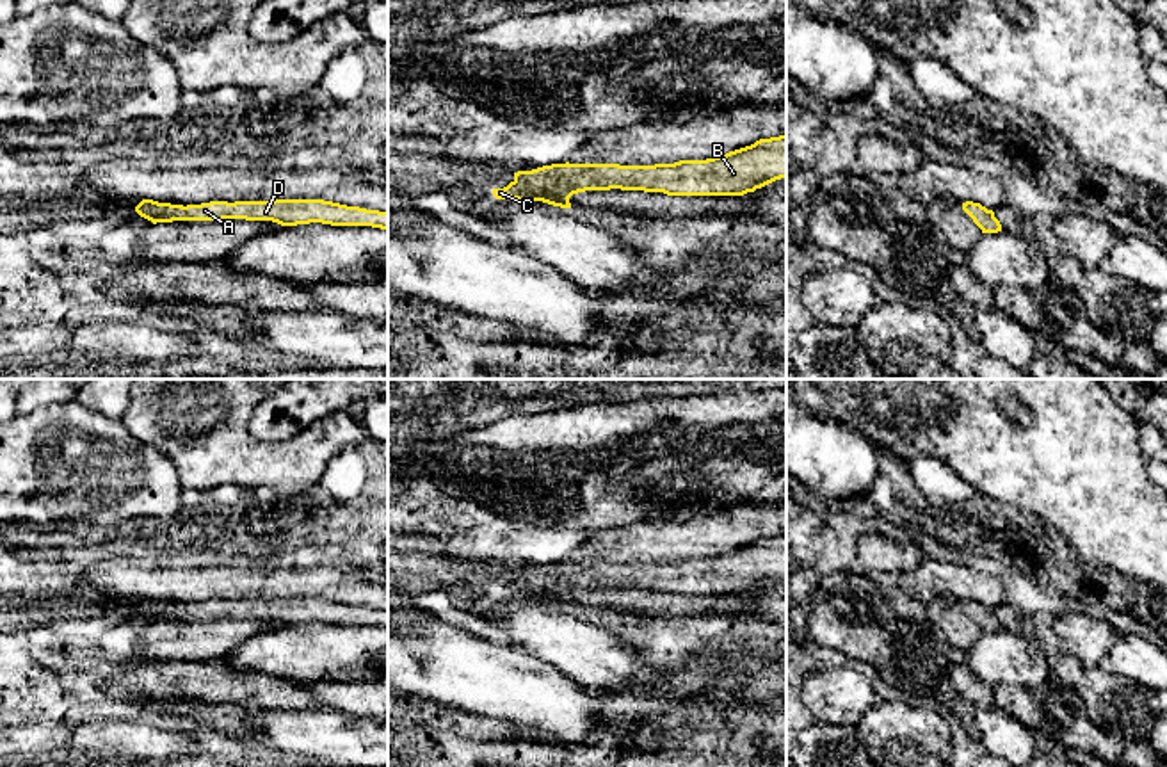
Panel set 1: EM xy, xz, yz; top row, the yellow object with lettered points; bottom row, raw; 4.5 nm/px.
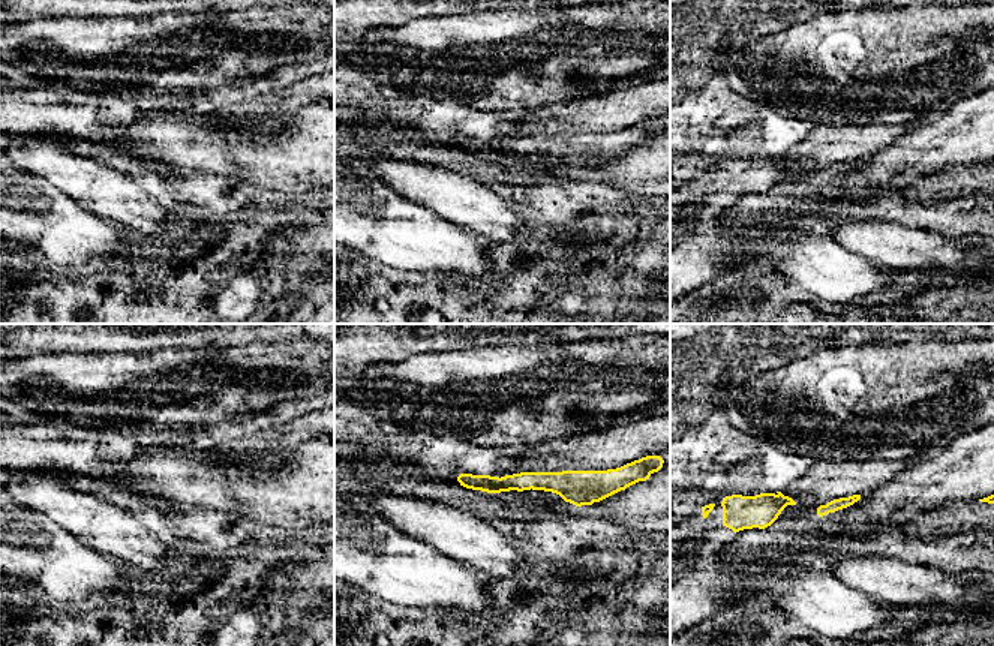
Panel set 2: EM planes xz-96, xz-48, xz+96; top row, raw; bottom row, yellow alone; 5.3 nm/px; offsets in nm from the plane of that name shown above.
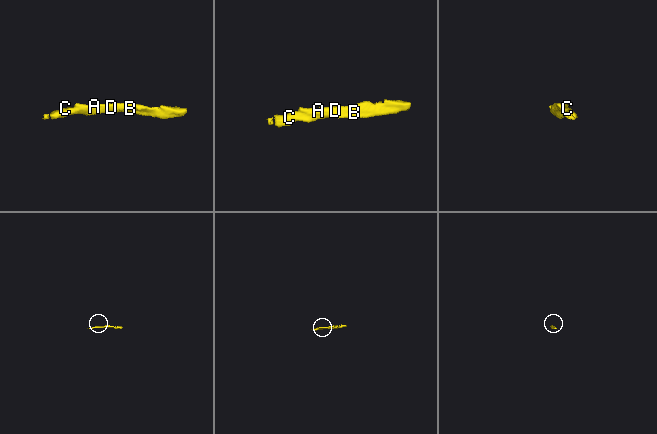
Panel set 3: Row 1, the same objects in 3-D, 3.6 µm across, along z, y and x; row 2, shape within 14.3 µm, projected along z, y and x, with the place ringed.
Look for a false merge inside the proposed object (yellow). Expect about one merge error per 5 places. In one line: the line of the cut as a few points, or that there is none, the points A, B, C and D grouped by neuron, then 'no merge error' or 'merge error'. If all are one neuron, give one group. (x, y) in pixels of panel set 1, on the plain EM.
no cut; A B C D; no merge error

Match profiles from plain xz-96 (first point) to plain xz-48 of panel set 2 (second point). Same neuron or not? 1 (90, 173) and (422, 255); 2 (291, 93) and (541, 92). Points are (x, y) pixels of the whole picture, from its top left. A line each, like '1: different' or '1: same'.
1: different
2: different

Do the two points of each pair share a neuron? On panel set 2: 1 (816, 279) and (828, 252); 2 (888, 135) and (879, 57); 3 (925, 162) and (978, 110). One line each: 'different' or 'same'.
1: same
2: different
3: same

